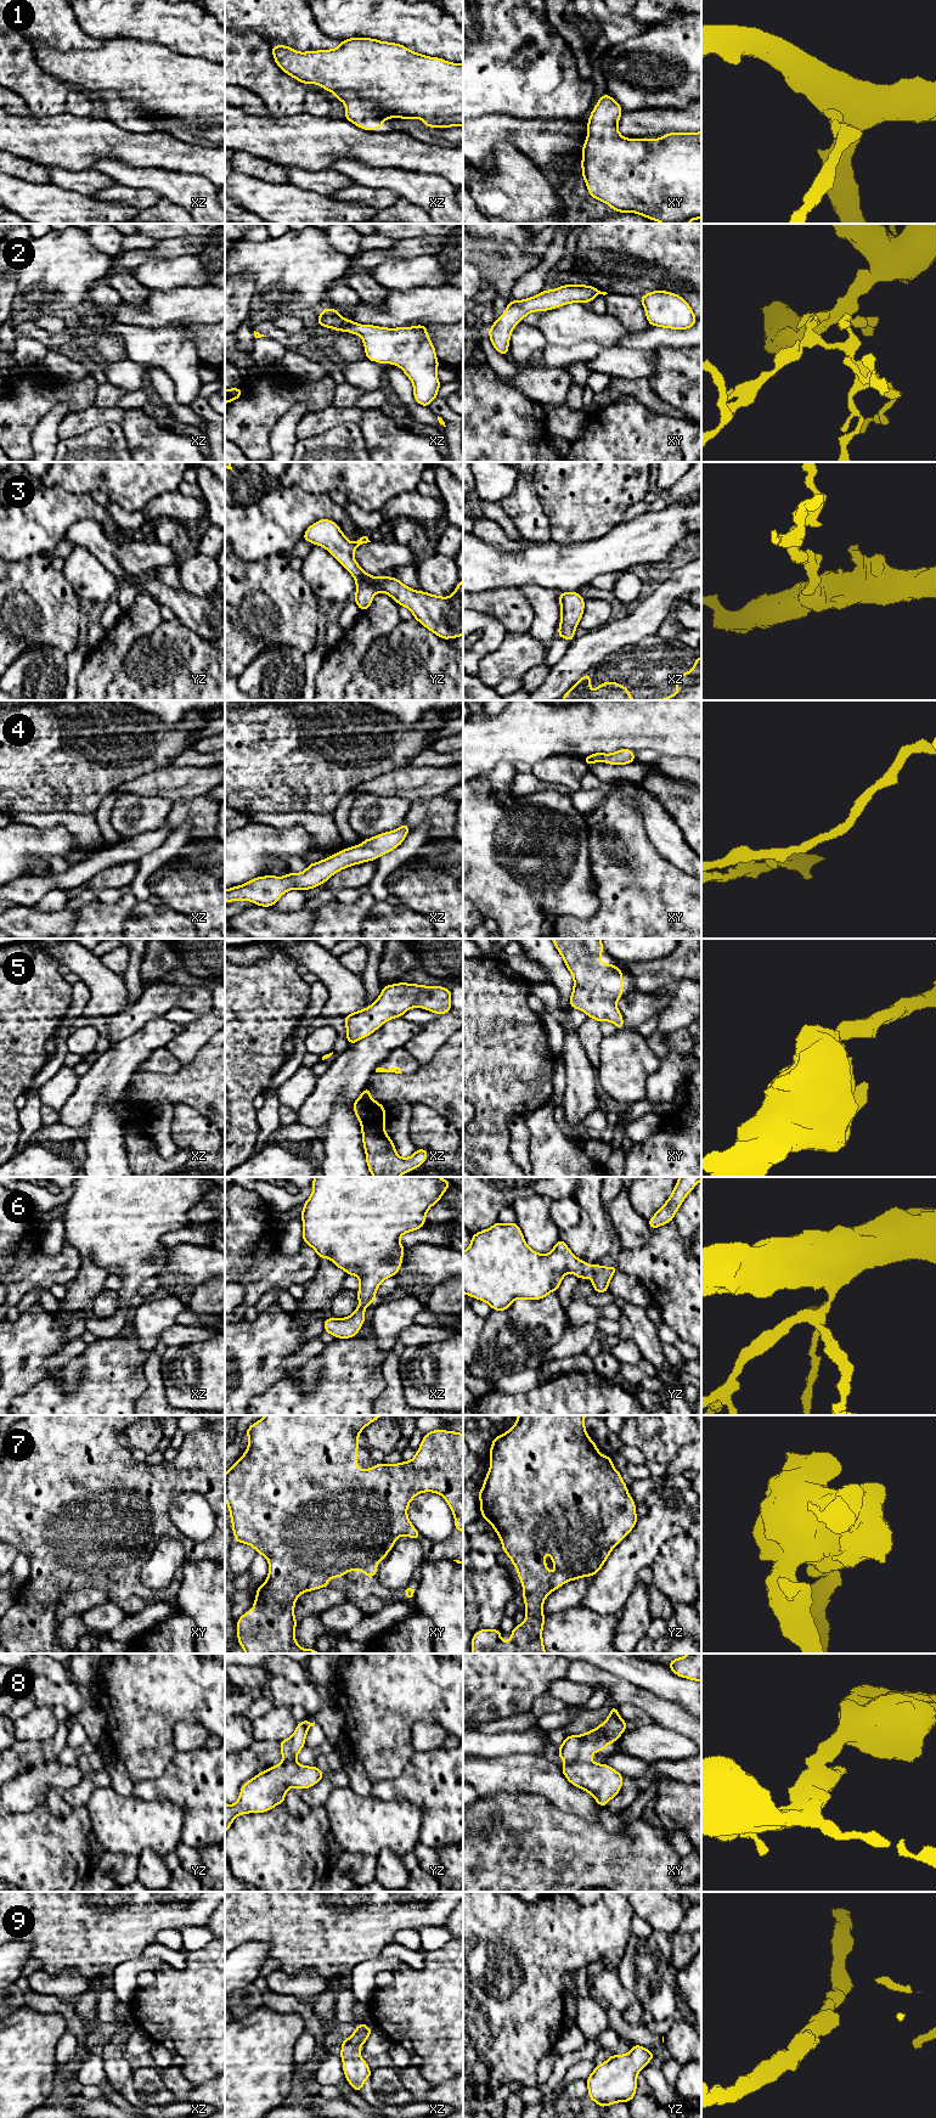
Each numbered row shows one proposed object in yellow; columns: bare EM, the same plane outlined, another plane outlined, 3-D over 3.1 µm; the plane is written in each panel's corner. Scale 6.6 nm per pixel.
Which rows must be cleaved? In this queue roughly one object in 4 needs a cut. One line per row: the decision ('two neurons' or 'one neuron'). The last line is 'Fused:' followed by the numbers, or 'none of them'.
1: one neuron
2: one neuron
3: one neuron
4: one neuron
5: one neuron
6: one neuron
7: one neuron
8: two neurons
9: one neuron
Fused: 8

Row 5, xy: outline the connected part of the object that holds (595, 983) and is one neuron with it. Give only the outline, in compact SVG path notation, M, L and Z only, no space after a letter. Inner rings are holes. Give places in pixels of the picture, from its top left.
M551 939L574 979L569 1003L587 1016L624 1027L616 1002L622 997L622 969L600 962L600 939Z

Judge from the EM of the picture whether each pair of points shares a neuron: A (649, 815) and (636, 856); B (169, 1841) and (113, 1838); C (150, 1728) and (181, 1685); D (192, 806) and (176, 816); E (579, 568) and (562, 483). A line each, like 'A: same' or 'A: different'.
A: different
B: same
C: same
D: same
E: different

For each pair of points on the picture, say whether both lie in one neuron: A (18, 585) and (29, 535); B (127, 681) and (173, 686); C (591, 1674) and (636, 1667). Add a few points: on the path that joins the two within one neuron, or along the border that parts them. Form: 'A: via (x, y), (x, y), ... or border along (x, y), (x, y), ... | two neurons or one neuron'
A: border along (44, 555), (12, 562) | two neurons
B: via (137, 681), (162, 679) | one neuron
C: border along (592, 1666), (625, 1679), (632, 1685) | two neurons

